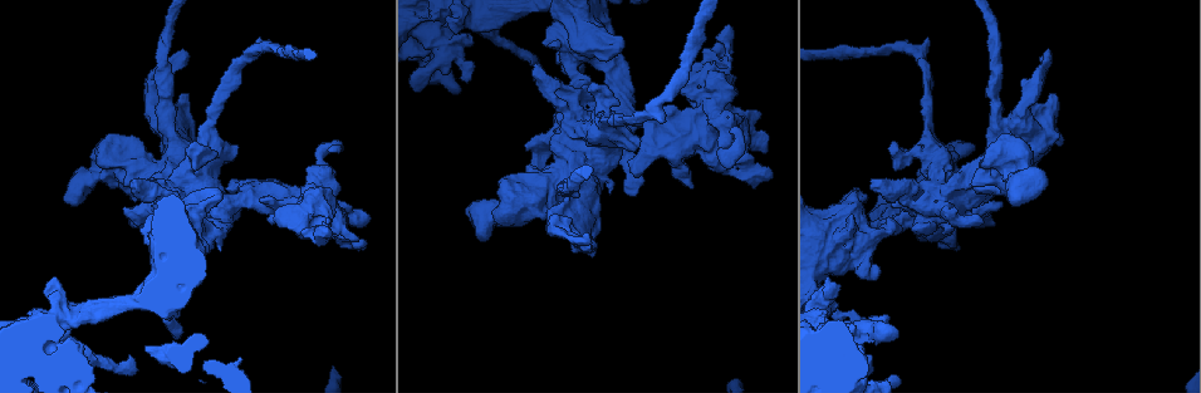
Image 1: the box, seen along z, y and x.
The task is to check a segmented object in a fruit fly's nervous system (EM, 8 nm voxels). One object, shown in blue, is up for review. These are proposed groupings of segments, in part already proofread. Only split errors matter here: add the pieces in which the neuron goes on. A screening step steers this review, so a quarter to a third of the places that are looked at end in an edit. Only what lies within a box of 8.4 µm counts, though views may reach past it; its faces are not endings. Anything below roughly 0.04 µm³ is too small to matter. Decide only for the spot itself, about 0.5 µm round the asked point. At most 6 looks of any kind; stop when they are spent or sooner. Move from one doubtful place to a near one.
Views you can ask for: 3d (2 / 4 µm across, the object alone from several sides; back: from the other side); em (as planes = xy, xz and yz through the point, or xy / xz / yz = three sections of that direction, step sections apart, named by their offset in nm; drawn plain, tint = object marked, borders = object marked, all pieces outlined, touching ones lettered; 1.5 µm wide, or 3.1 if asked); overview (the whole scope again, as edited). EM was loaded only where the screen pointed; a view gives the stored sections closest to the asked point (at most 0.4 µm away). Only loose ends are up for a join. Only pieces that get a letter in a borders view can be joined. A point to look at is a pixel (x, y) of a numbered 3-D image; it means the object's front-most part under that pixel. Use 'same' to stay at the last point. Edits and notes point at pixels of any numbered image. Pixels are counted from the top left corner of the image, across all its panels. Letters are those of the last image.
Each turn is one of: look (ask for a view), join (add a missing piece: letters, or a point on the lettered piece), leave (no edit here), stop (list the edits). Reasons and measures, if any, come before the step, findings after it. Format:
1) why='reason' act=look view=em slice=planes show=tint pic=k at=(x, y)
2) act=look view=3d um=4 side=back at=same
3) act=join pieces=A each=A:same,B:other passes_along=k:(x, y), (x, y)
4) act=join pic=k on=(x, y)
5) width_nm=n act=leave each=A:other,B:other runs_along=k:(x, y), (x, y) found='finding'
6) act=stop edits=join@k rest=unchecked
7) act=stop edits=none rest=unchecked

why='an open end' act=look view=em slice=xz step=4 show=borders pic=1 at=(851, 218)

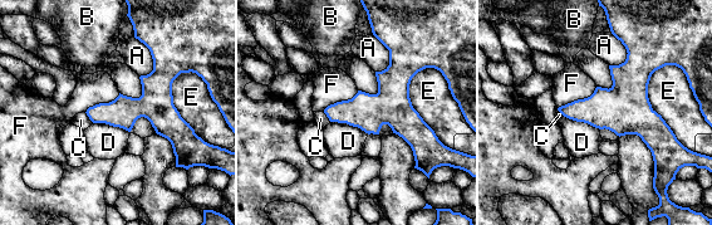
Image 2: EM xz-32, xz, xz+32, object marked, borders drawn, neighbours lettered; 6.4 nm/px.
why='another direction' act=look view=em slice=planes show=borders at=same

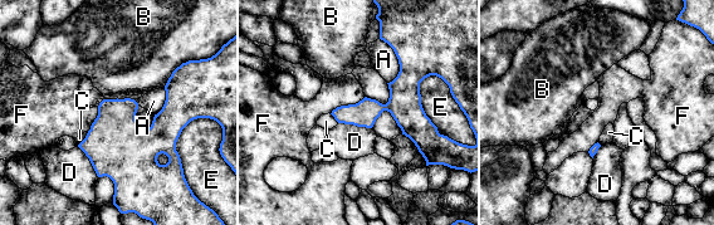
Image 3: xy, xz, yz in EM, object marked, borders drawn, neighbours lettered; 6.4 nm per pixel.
longest_contact=E:400nm act=leave each=A:other,B:other,C:other,D:other,E:other,F:other runs_along=3:(336, 112), (400, 107), (429, 133) found='no lettered piece goes on from it'

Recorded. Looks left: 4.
why='branch stops here' act=look view=3d um=4 pic=1 at=(692, 189)

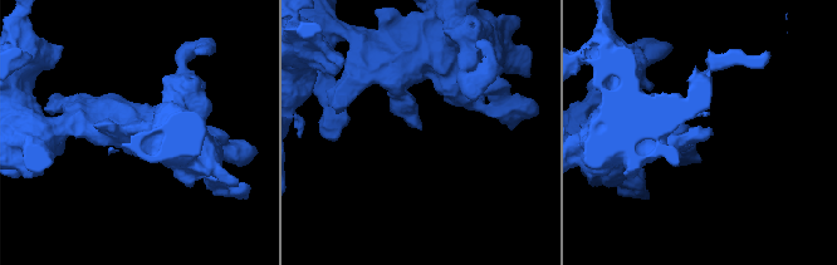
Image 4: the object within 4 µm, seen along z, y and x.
why='shape alone is not enough' act=look view=em slice=planes show=plain pic=4 at=(419, 128)

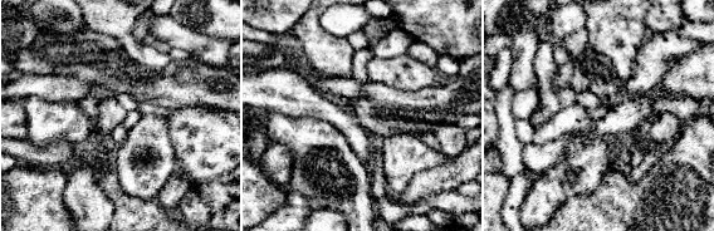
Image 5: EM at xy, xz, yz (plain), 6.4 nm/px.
act=look view=em slice=planes show=borders at=same

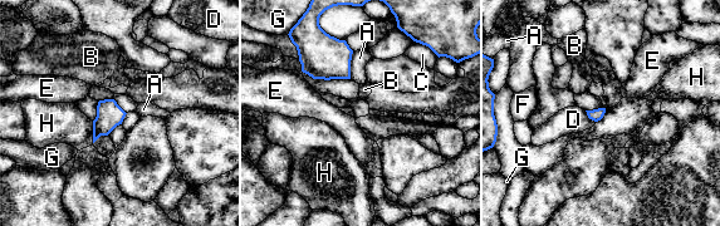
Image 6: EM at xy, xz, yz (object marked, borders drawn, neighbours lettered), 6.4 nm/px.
longest_contact=A:180nm act=leave each=A:other,B:other,C:other,D:other,E:other,F:other,G:other,H:other border=6:(584, 111), (596, 122) found='no lettered piece goes on from it'

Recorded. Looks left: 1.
why='thick end' act=look view=em slice=planes show=borders pic=1 at=(955, 247)

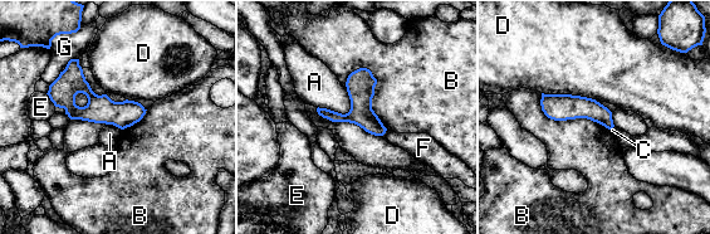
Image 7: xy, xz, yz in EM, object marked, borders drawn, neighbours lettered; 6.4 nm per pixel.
act=leave each=A:other,B:other,C:other,D:other,E:other,F:other,G:other border=7:(352, 71), (376, 79), (387, 130) found='no lettered piece goes on from it'

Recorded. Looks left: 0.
act=stop edits=none rest=unchecked

